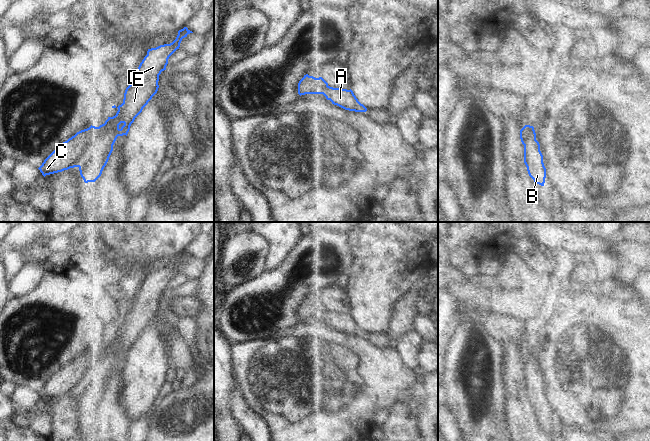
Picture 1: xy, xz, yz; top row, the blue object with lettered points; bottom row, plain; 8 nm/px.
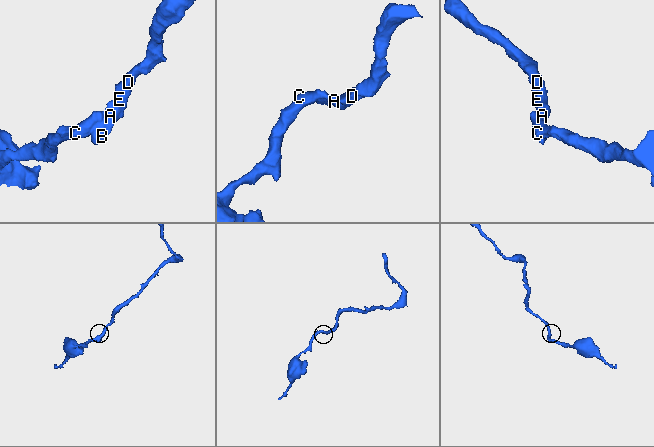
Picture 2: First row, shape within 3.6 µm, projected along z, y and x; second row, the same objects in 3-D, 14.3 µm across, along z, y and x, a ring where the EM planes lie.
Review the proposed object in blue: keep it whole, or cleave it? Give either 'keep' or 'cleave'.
cleave

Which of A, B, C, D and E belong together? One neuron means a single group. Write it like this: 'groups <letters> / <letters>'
groups A B D E / C

